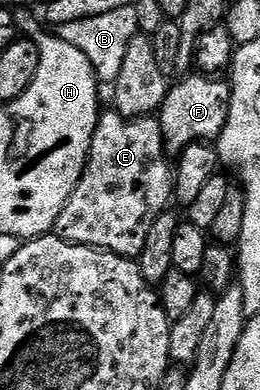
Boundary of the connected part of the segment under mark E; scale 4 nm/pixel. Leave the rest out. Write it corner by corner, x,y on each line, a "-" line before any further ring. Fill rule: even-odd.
105,111
97,118
85,170
75,191
71,191
71,199
67,199
67,207
63,207
59,215
55,233
72,245
89,245
106,253
136,259
143,251
143,243
155,219
159,219
159,215
170,208
174,197
175,169
170,154
165,151
163,131
156,116
125,117
116,111

